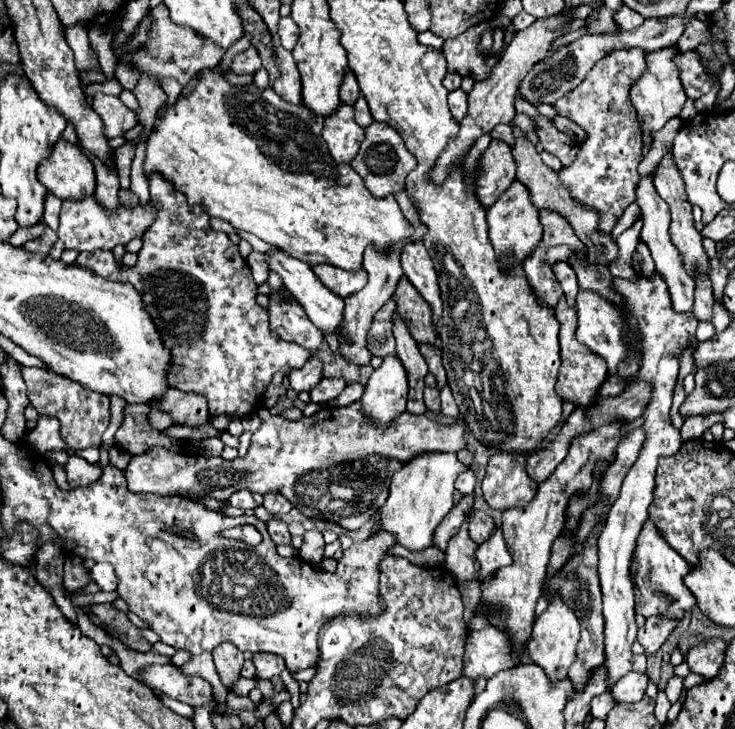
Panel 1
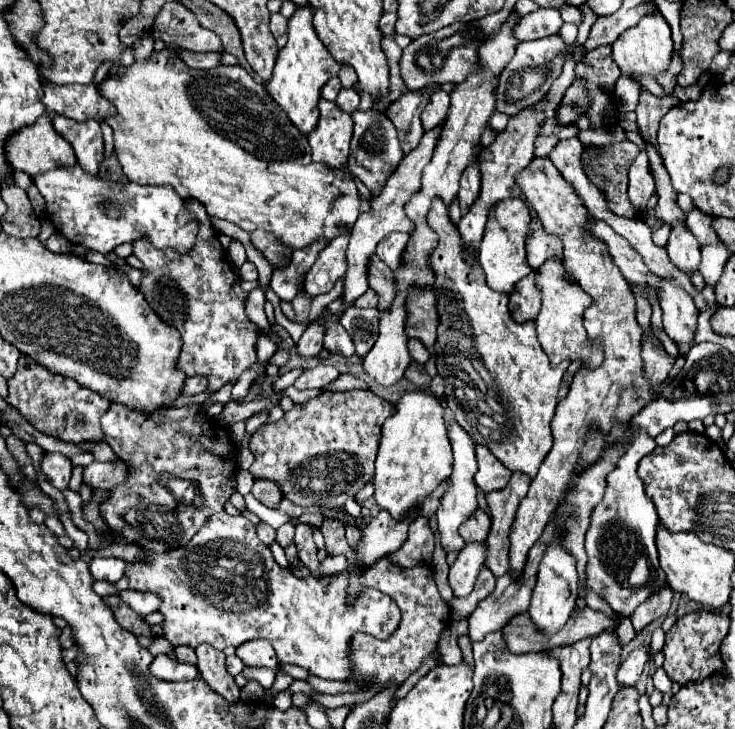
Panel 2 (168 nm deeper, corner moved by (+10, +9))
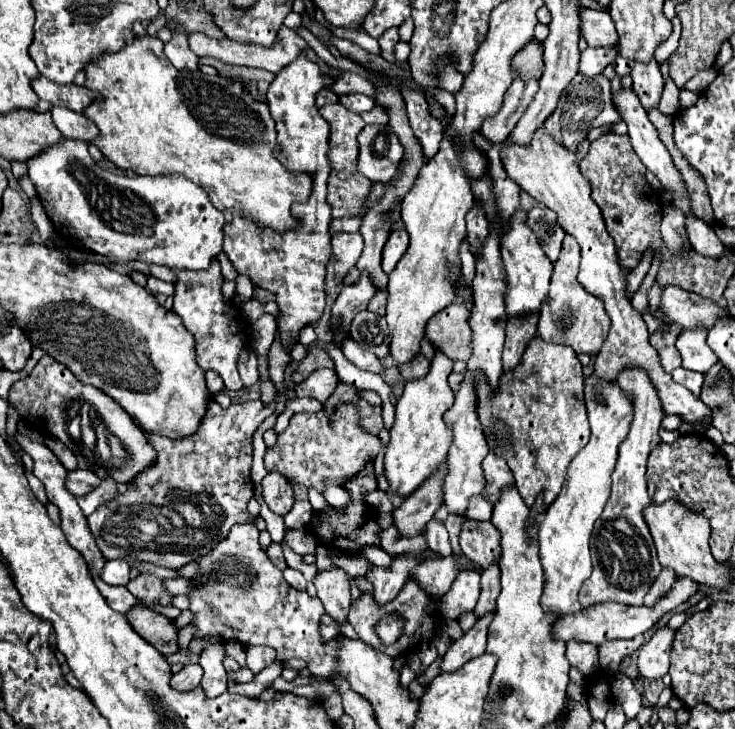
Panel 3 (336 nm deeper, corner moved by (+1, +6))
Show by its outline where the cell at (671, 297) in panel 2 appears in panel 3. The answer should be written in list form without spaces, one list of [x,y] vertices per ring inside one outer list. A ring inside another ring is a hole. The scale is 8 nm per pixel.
[[[694,328],[694,330],[682,330],[682,334],[676,340],[676,348],[682,354],[682,368],[694,370],[694,372],[708,372],[716,362],[716,354],[706,344],[706,330]]]

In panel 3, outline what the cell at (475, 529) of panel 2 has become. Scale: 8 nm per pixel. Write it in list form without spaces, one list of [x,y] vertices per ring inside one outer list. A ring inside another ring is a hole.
[[[464,520],[460,532],[460,548],[466,558],[486,570],[500,558],[500,534],[490,522]]]

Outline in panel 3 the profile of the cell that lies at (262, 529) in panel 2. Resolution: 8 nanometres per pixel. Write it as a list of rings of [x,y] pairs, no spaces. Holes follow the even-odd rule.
[[[270,544],[270,548],[268,548],[268,558],[270,558],[270,562],[278,568],[278,570],[286,570],[286,560],[284,560],[284,554],[282,554],[282,548],[280,548],[280,544]]]

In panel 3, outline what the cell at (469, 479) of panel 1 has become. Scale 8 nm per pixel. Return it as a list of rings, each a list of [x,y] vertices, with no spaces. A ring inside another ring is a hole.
[[[430,520],[426,524],[426,540],[428,540],[428,548],[432,552],[436,552],[438,556],[448,558],[452,554],[452,548],[450,548],[450,542],[448,542],[448,532],[446,532],[442,522]]]

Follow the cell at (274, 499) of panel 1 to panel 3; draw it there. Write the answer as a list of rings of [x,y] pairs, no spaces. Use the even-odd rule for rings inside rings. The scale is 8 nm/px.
[[[268,472],[262,480],[262,492],[264,492],[262,494],[264,502],[274,514],[284,516],[286,512],[290,512],[294,504],[294,496],[292,496],[292,484],[286,476],[278,472]]]

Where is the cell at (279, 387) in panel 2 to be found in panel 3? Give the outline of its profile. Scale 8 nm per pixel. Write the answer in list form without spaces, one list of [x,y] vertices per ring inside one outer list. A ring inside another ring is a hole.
[[[214,400],[208,406],[208,412],[198,428],[196,434],[180,440],[170,440],[162,436],[148,434],[148,440],[158,452],[156,464],[146,468],[140,476],[136,476],[130,484],[126,494],[118,494],[108,504],[98,506],[88,516],[88,528],[102,550],[106,560],[126,558],[132,556],[140,562],[150,562],[164,568],[182,568],[188,562],[194,562],[206,556],[220,540],[224,540],[234,524],[254,524],[256,518],[248,514],[246,504],[254,496],[254,486],[250,480],[252,468],[252,436],[256,428],[274,412],[272,406],[264,406],[260,400],[244,402],[244,404],[230,404],[230,408],[222,408]],[[176,512],[182,516],[184,526],[176,528],[170,522],[170,514]]]

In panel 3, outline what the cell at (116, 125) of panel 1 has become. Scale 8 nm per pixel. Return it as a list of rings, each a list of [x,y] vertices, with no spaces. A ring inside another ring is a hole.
[[[42,76],[34,78],[32,86],[40,98],[38,108],[34,108],[34,110],[40,110],[40,112],[50,110],[52,106],[66,106],[74,112],[82,112],[90,102],[96,100],[94,96],[98,96],[84,86],[76,86],[76,84],[62,86],[62,84],[50,82],[48,78],[42,78]]]

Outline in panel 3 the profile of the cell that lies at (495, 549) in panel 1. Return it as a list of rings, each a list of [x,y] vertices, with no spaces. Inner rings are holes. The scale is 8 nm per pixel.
[[[460,572],[452,582],[450,590],[442,596],[440,612],[446,618],[458,620],[464,612],[472,612],[480,594],[480,574],[478,572]]]

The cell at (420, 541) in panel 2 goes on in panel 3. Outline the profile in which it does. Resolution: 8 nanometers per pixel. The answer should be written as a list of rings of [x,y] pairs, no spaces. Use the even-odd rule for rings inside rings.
[[[402,554],[402,556],[394,556],[392,568],[388,570],[374,566],[366,574],[366,578],[374,584],[374,600],[380,606],[392,602],[402,590],[404,582],[408,580],[410,570],[416,568],[422,560],[424,560],[424,554]]]

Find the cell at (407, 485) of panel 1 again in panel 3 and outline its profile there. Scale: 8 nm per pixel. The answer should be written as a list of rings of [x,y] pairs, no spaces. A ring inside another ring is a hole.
[[[436,350],[430,360],[430,370],[424,378],[408,380],[404,392],[396,402],[396,422],[390,430],[390,442],[384,456],[384,474],[390,488],[408,496],[412,494],[430,474],[438,470],[438,464],[446,460],[450,448],[450,428],[444,422],[444,412],[454,404],[454,392],[448,386],[448,374],[454,362]]]

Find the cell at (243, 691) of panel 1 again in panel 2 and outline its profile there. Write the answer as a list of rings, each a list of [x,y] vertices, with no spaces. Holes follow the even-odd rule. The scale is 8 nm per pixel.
[[[245,667],[243,675],[249,681],[259,681],[265,689],[269,689],[271,683],[273,683],[273,679],[275,679],[275,671],[271,671],[271,669],[257,669],[257,667],[255,669],[253,667]]]

